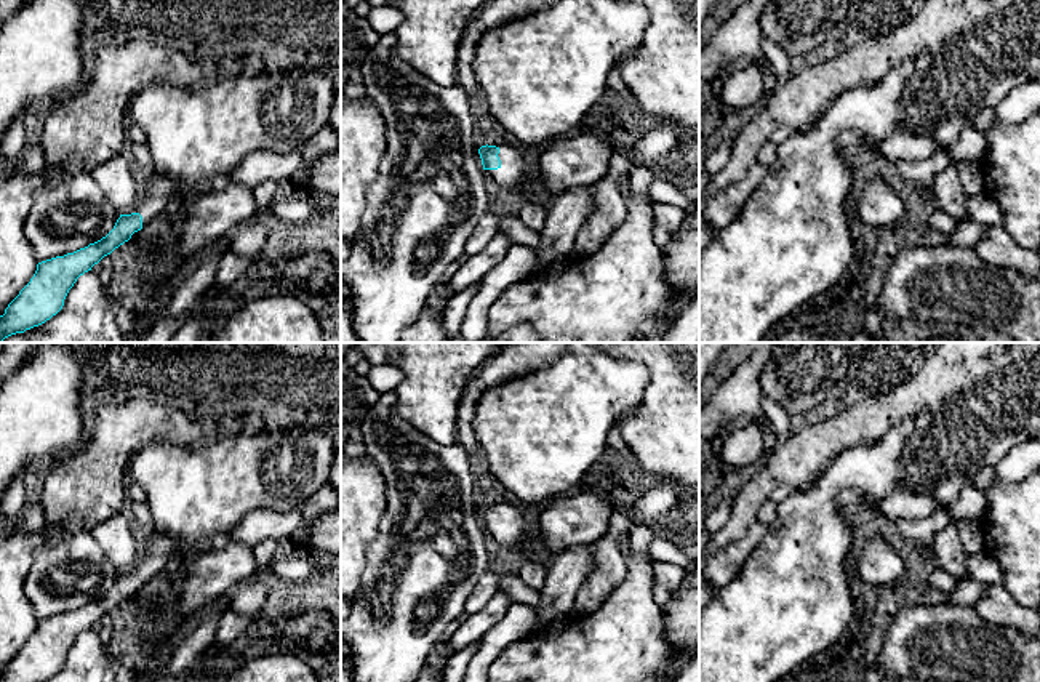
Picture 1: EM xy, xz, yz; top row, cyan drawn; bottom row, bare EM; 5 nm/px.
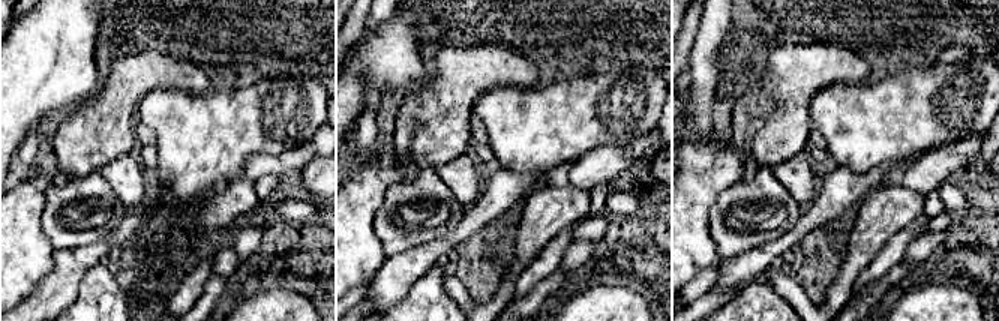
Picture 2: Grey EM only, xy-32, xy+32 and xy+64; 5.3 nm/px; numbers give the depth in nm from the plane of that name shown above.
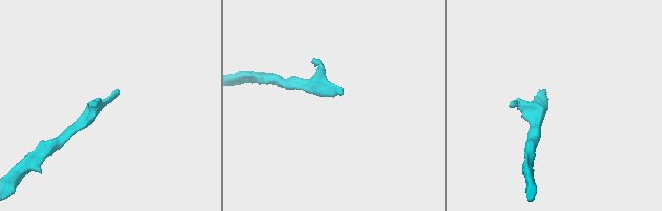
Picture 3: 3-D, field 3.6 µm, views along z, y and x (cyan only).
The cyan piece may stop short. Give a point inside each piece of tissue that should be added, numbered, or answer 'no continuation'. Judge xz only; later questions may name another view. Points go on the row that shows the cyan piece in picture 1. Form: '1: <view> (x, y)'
1: xz (511, 173)

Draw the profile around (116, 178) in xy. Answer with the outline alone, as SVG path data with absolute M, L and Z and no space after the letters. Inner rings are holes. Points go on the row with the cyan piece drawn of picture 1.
M122 154L102 162L90 175L118 215L130 215L134 210L139 191L136 187L133 163Z

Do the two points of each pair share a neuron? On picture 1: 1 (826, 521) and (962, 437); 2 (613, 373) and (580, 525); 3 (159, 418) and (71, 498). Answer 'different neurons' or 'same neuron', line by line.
1: different neurons
2: different neurons
3: same neuron

